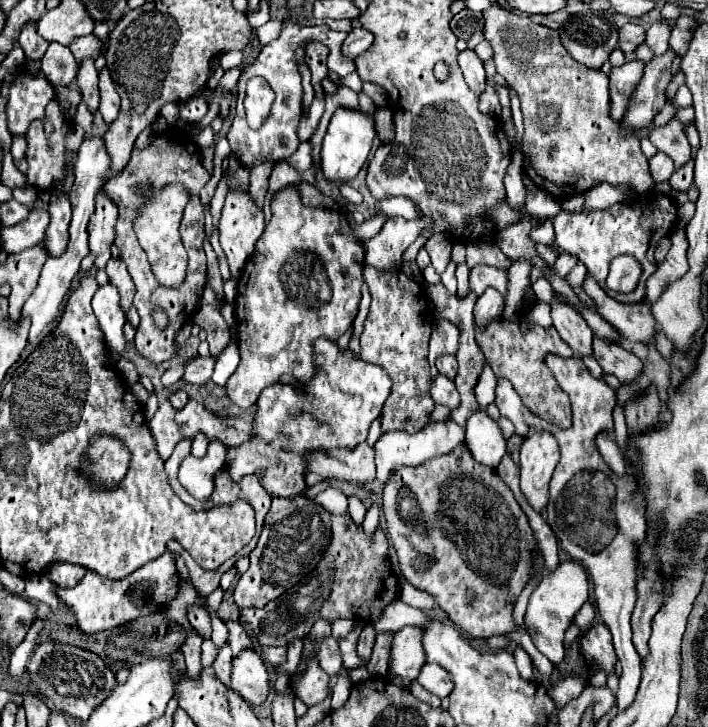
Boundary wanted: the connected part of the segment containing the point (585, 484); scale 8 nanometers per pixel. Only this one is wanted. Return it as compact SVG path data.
M550 353L546 357L546 365L558 379L562 391L568 393L572 401L570 429L564 431L532 413L520 401L520 395L514 391L508 379L498 379L494 403L498 405L500 415L514 423L518 435L530 437L532 433L544 429L558 439L562 457L550 481L550 503L546 507L546 519L560 545L592 575L596 607L612 631L614 649L622 665L620 687L616 693L618 709L622 711L634 701L642 673L642 659L632 645L630 615L636 603L636 545L646 537L644 503L636 491L634 477L614 475L594 445L594 439L600 431L612 431L612 411L616 405L614 389L608 387L604 379L594 379L580 359L564 359Z

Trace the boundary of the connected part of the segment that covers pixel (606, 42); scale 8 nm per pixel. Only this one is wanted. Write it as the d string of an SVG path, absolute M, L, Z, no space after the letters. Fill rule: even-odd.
M586 11L572 15L560 25L566 51L586 67L600 67L618 43L618 27L612 11Z

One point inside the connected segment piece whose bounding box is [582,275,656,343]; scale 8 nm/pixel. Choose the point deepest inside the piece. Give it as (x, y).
(635, 322)

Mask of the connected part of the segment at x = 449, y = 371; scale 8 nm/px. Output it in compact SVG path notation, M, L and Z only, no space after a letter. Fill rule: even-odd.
M440 355L436 359L436 367L442 375L446 375L448 379L456 377L456 355Z

